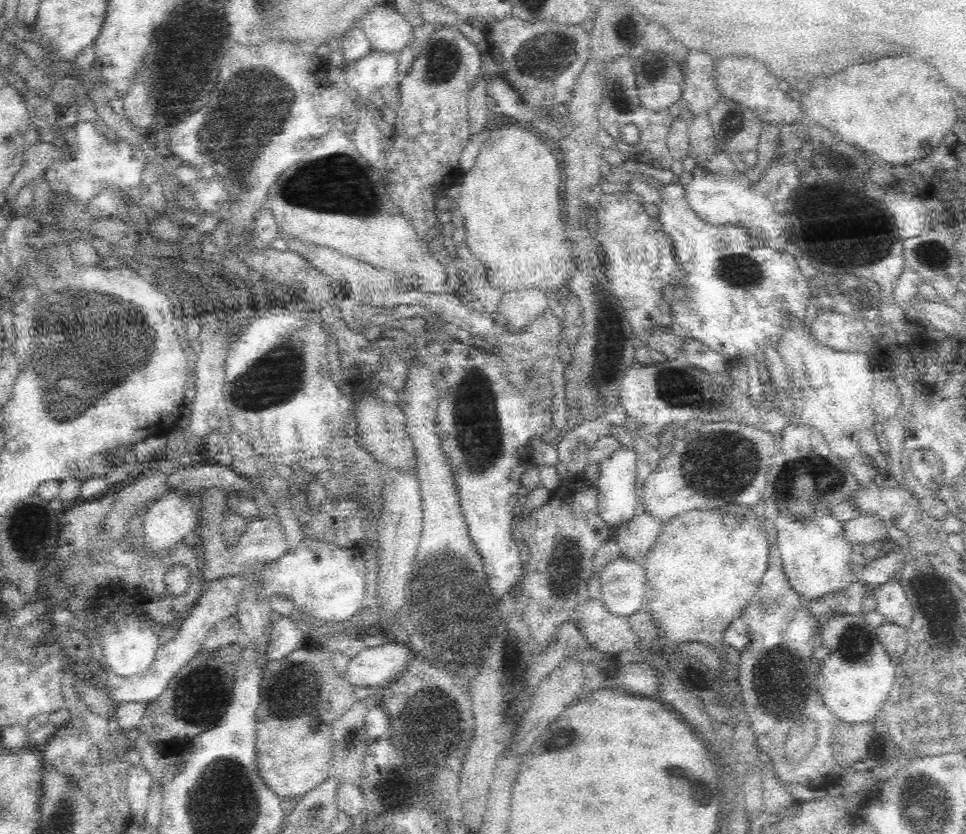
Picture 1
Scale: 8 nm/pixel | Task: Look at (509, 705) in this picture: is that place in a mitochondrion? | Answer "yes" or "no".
no

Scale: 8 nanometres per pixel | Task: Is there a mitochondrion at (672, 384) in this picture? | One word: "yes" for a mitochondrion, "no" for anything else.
yes

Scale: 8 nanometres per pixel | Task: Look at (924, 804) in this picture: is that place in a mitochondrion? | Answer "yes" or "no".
yes

